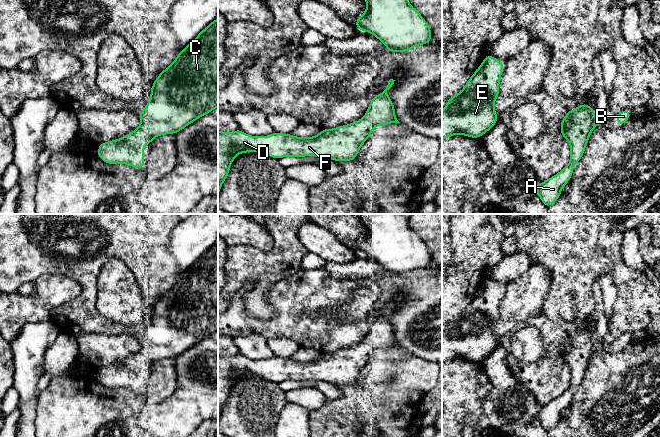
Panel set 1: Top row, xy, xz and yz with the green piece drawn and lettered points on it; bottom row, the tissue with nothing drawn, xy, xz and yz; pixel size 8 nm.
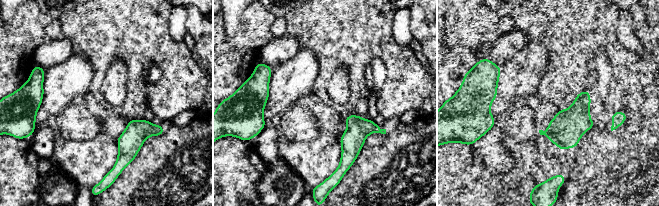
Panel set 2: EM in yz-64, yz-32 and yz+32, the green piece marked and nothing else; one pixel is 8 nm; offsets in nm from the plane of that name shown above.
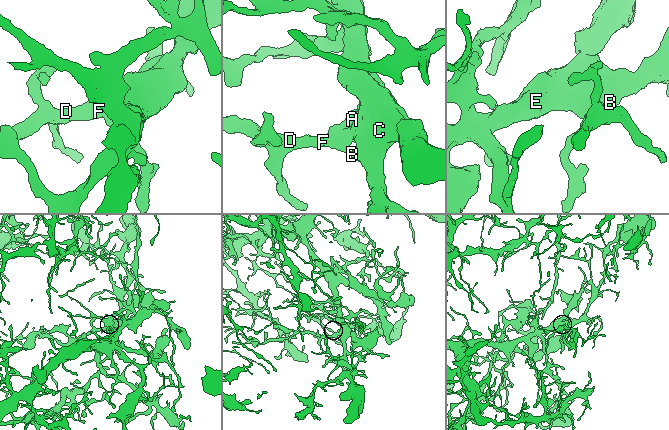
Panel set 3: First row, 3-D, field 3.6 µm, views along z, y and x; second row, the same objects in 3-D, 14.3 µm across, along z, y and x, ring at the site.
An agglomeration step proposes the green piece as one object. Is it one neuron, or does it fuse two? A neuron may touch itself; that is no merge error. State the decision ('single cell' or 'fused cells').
single cell

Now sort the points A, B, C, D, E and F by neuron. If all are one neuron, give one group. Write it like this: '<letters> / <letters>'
A B C D E F

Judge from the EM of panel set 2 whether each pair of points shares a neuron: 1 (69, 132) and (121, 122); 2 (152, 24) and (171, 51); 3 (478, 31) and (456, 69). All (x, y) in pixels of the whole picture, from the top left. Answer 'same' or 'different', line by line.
1: different
2: same
3: same

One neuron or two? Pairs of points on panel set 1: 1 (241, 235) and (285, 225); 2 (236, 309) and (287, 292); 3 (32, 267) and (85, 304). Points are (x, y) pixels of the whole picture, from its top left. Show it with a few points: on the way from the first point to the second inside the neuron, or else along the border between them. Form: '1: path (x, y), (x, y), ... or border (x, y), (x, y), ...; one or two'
1: border (274, 241), (268, 250), (259, 250), (248, 244); two
2: path (253, 324), (271, 324), (286, 309); one
3: path (51, 266), (69, 266), (86, 285); one

